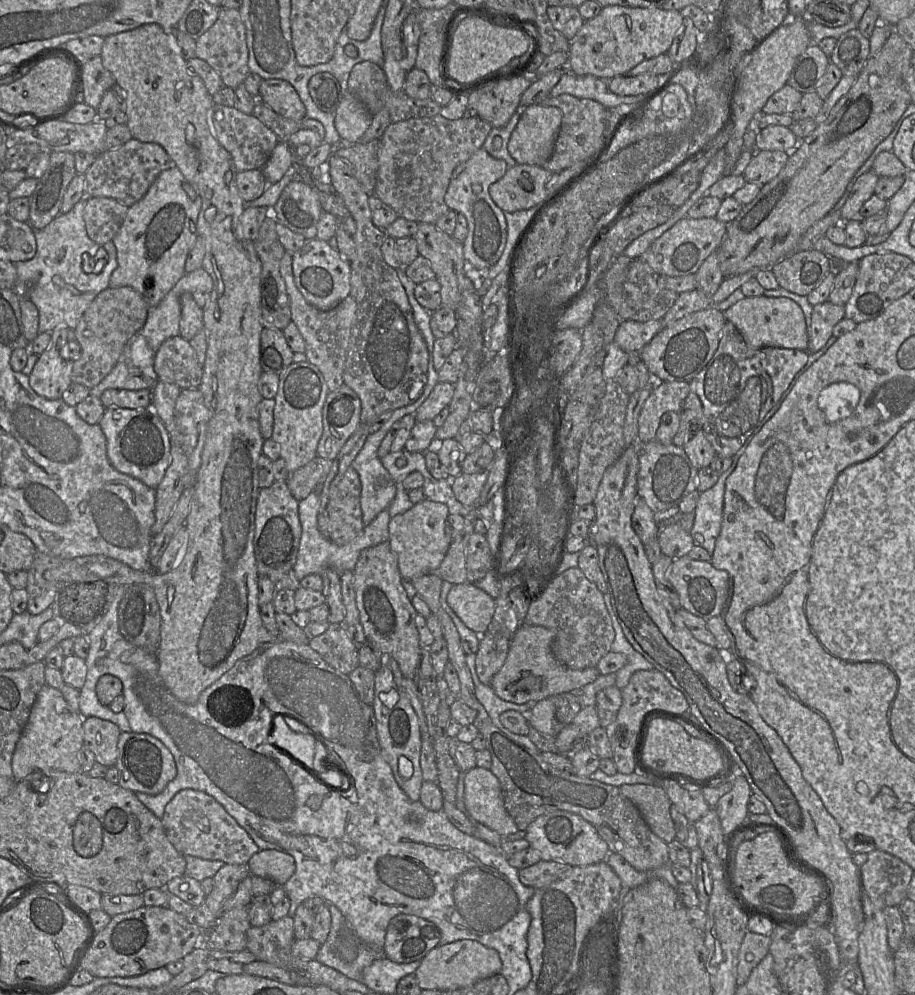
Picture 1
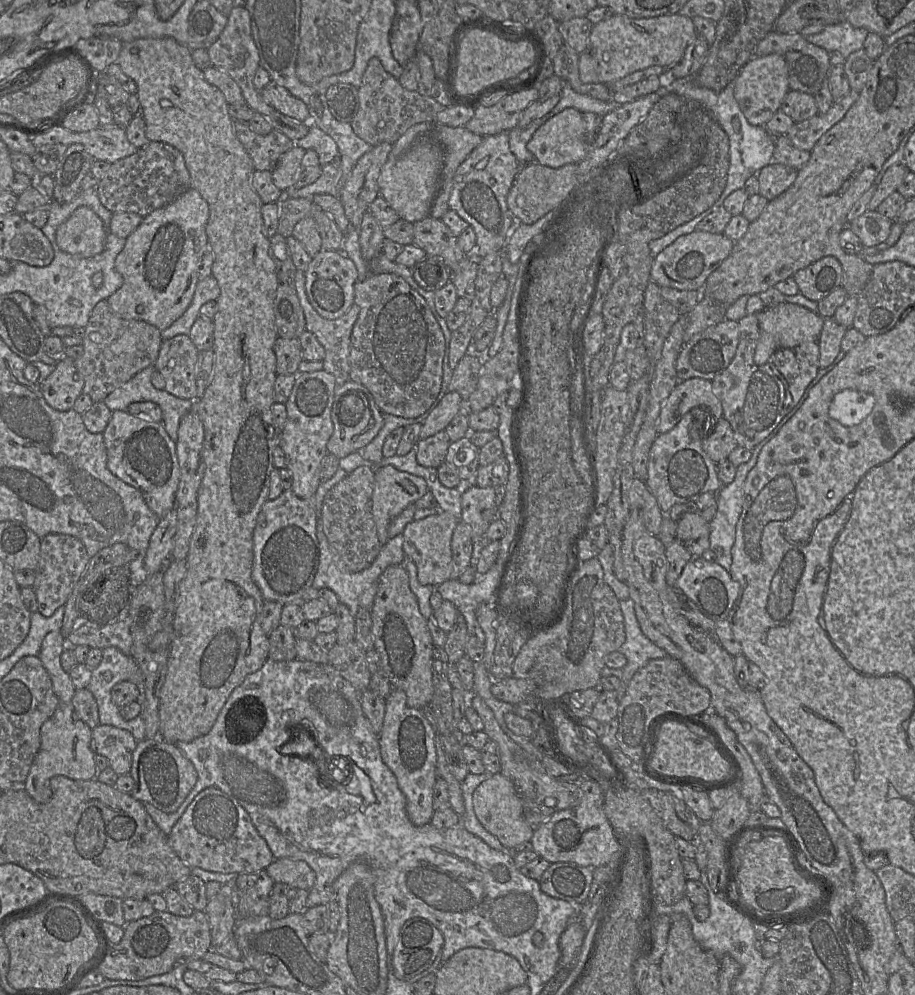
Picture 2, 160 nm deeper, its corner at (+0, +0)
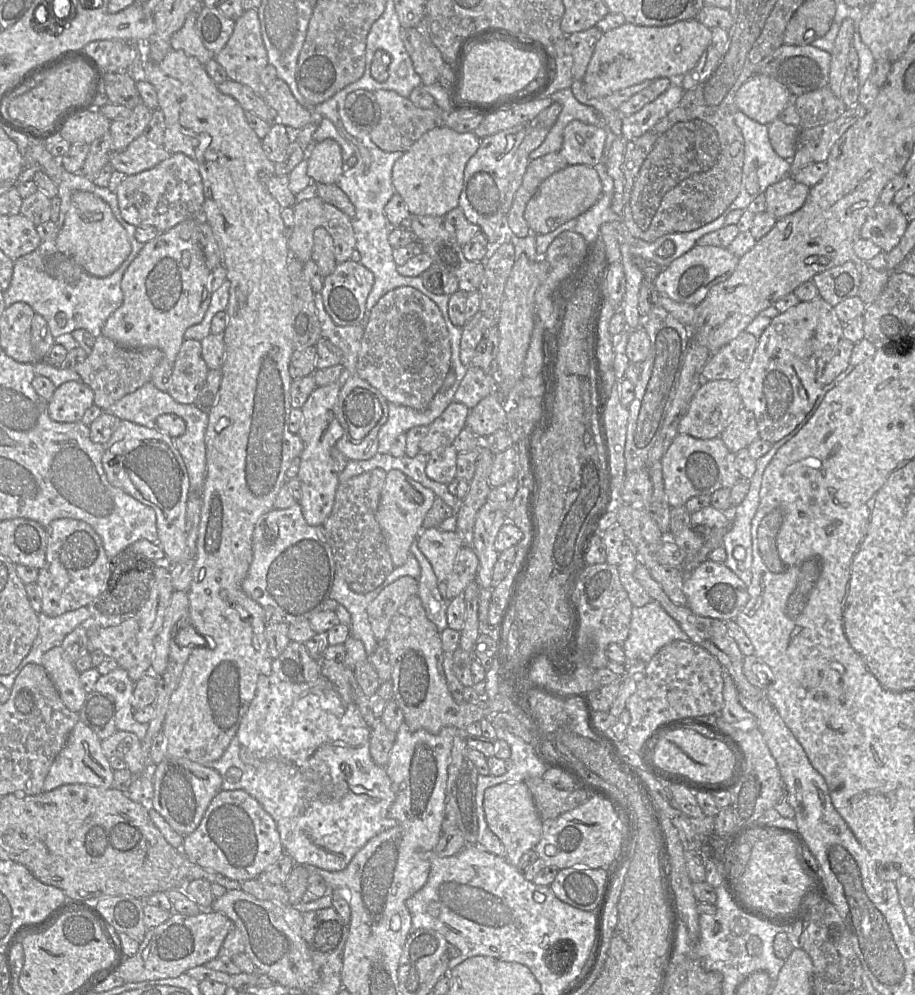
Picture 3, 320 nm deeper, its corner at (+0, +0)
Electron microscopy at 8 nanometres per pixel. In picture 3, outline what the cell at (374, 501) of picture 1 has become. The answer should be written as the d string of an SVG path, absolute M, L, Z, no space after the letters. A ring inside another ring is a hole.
M434 397L429 407L424 411L388 403L388 419L378 433L378 453L390 454L390 448L395 439L416 426L429 426L437 419L451 402L438 404L438 397Z

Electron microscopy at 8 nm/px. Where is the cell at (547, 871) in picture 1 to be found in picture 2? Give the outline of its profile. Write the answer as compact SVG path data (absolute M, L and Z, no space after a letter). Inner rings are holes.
M556 862L550 864L538 881L545 894L579 907L589 895L593 876L589 867Z

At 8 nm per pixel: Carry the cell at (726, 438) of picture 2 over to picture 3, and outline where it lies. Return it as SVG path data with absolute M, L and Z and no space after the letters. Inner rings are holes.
M745 408L740 409L719 436L732 453L736 454L747 448L752 442L759 439L754 414Z

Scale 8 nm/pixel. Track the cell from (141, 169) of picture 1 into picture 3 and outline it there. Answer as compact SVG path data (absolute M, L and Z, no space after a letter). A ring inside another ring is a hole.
M182 153L171 154L167 159L150 170L125 176L116 190L121 217L135 227L152 226L160 232L193 218L203 218L203 183L197 164Z

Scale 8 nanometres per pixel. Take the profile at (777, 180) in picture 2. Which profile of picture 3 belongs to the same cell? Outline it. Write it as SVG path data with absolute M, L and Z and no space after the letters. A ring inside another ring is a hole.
M785 177L766 189L766 211L777 220L790 215L805 204L809 191L805 184Z

